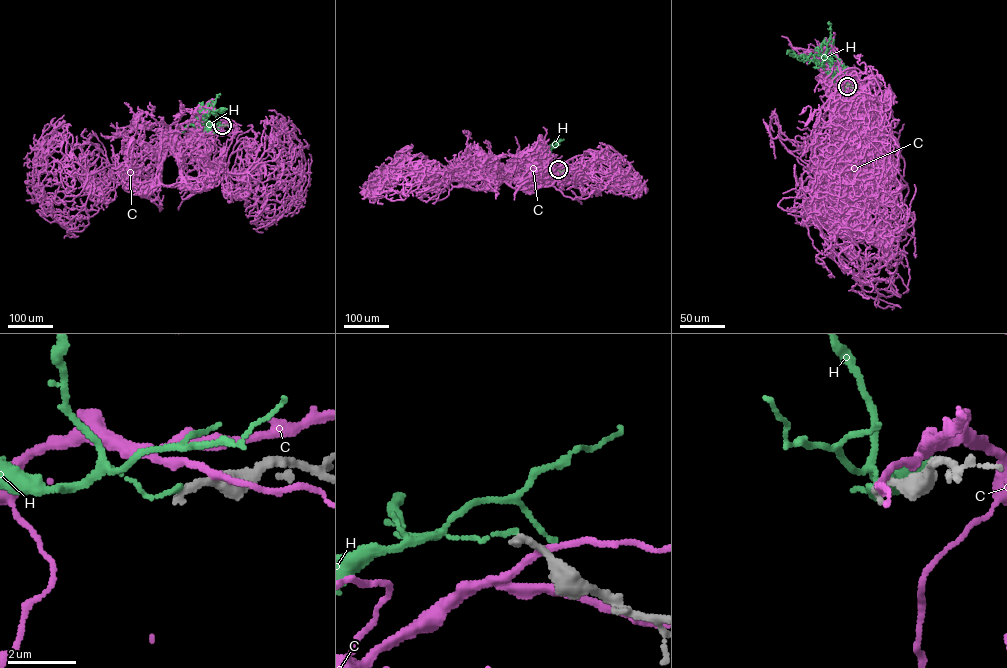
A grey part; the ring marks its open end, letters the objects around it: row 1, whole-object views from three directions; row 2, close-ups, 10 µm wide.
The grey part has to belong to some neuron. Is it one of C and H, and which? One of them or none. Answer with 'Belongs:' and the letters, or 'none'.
Belongs: none

